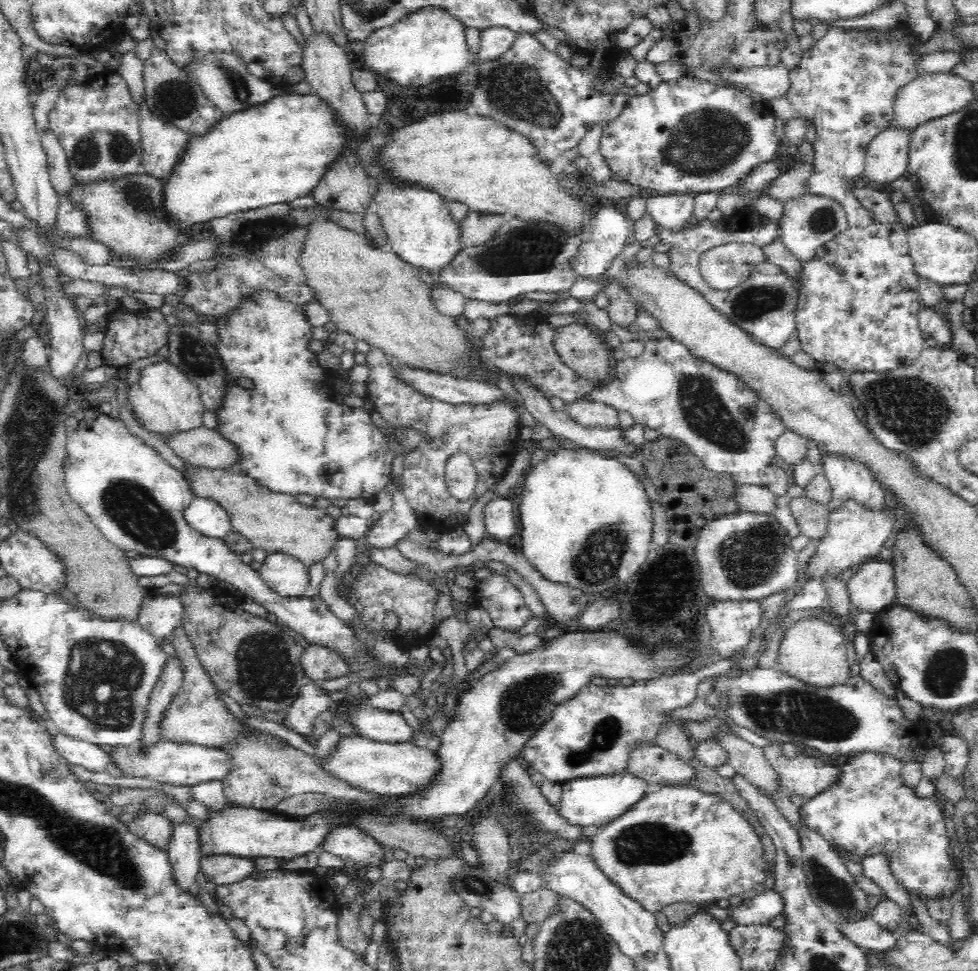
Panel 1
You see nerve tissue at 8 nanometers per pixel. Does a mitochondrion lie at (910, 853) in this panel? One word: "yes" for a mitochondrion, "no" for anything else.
no

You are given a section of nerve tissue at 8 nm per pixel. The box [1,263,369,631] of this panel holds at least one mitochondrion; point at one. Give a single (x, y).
(33, 421)

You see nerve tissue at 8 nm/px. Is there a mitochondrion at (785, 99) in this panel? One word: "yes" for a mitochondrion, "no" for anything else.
no

